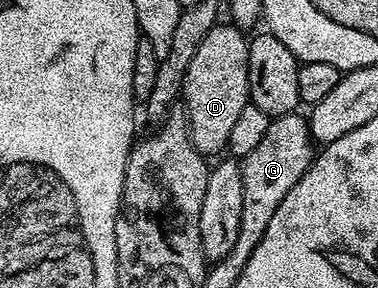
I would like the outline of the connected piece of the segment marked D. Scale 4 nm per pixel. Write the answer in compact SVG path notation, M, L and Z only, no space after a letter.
M218 24L206 32L190 68L182 91L182 106L188 120L188 133L196 151L205 156L223 151L230 140L230 131L248 100L248 44L245 31L239 26Z

